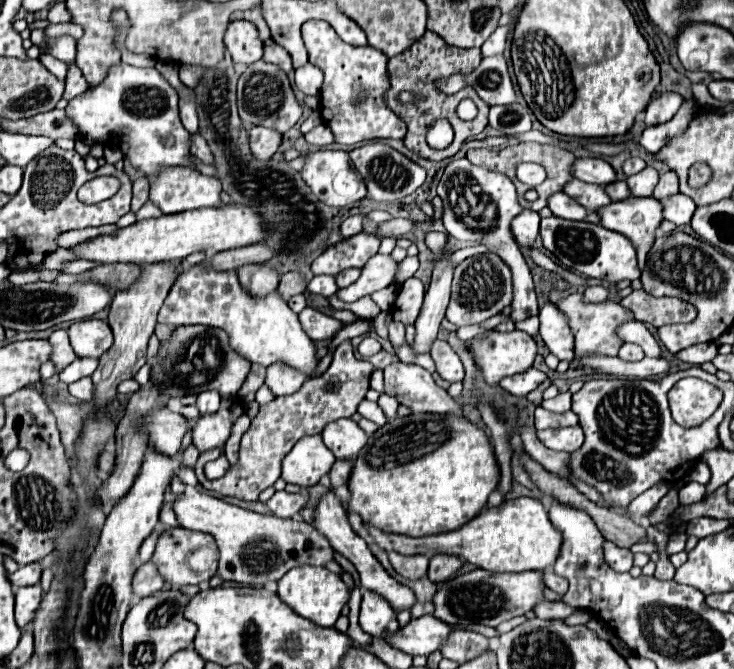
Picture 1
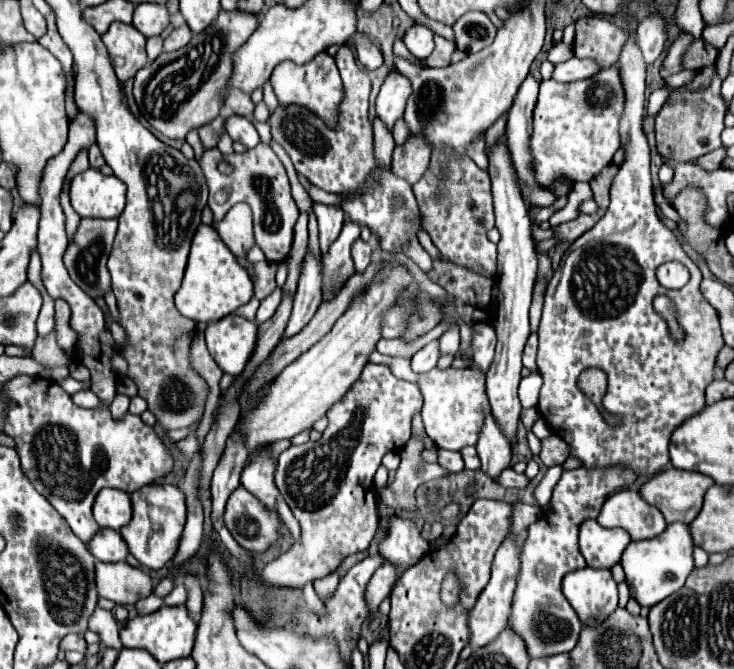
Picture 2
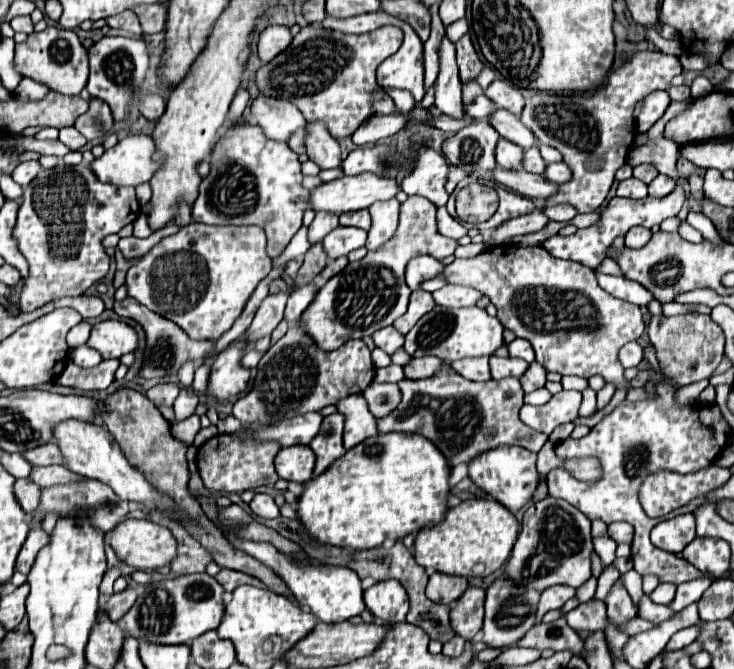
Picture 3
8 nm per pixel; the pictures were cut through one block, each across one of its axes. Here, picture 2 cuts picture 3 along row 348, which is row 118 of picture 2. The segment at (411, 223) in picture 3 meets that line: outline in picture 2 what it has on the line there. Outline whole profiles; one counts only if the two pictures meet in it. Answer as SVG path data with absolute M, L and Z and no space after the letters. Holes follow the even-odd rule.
M320 52L308 64L302 64L302 66L298 66L294 62L288 62L288 60L280 62L276 66L276 70L272 72L270 82L274 86L274 94L276 94L280 104L308 106L314 114L318 114L324 122L328 122L328 126L336 124L338 104L340 104L340 96L344 96L344 86L342 86L338 68L334 64L334 58L328 56L326 52Z

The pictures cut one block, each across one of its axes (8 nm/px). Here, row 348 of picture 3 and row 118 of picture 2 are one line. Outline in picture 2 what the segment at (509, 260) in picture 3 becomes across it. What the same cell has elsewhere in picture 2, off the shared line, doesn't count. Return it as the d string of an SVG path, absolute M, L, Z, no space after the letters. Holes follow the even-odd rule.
M616 66L604 68L596 76L574 84L542 80L534 110L534 134L530 140L530 148L536 158L536 180L544 188L548 188L556 178L590 182L612 162L616 150L620 148L618 124L622 108L624 92Z

